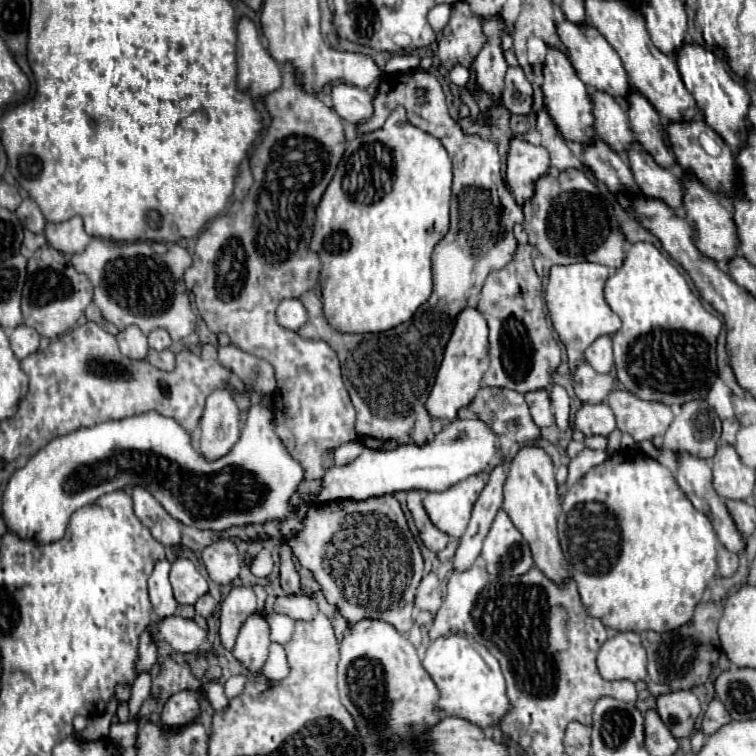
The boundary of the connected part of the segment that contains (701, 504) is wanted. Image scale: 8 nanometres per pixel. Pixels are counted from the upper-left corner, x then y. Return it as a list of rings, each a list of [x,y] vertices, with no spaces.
[[[680,454],[680,462],[678,462],[678,476],[676,476],[680,488],[686,492],[686,496],[690,498],[690,502],[700,510],[704,512],[710,520],[712,520],[712,526],[718,534],[718,540],[734,554],[742,554],[744,548],[746,548],[746,538],[742,536],[742,532],[736,528],[736,522],[734,518],[730,516],[724,500],[718,496],[718,492],[714,490],[712,486],[712,462],[710,460],[694,460],[692,456],[686,456],[686,454]]]

